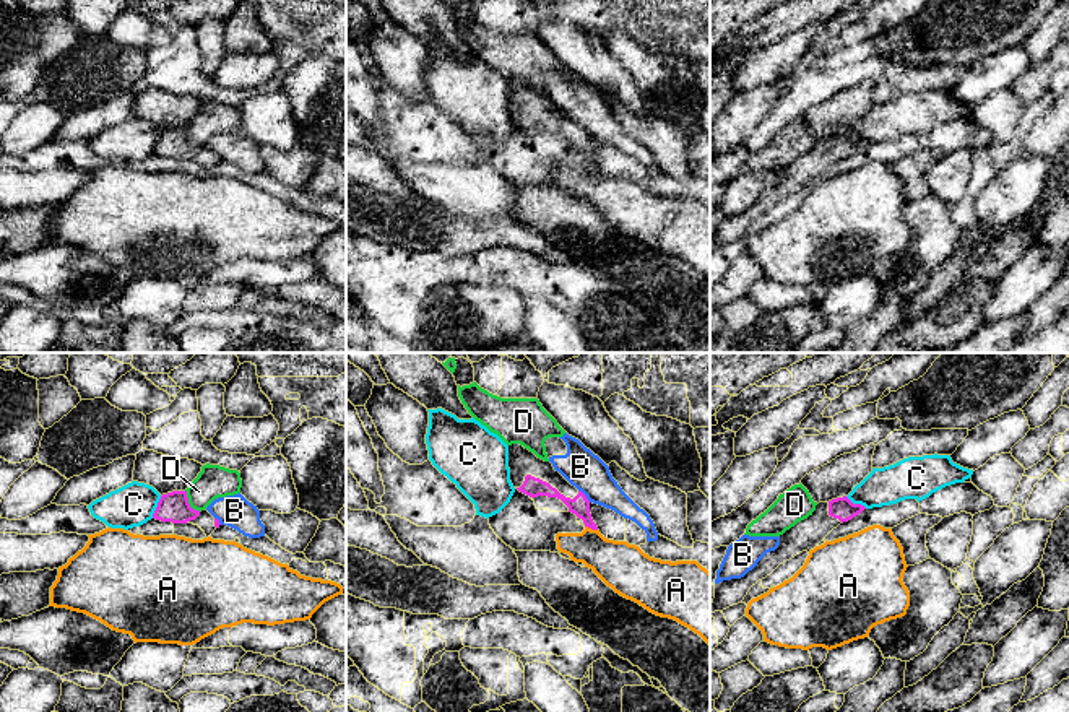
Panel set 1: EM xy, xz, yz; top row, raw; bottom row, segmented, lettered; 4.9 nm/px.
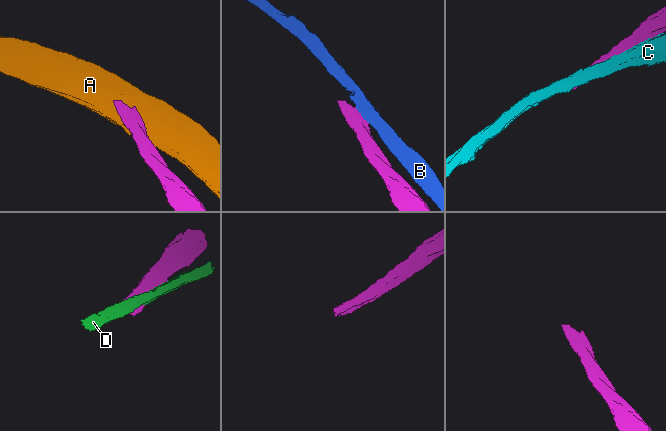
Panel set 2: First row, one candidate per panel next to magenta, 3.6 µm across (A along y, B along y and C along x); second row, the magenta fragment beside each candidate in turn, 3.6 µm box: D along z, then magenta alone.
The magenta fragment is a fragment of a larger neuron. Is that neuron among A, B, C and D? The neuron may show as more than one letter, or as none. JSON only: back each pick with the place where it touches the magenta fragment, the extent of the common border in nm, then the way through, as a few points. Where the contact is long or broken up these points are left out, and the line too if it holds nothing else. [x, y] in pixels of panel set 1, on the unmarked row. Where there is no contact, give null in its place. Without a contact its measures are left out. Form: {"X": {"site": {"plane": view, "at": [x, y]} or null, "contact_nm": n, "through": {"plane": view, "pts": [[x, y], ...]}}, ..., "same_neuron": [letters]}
{"same_neuron": []}

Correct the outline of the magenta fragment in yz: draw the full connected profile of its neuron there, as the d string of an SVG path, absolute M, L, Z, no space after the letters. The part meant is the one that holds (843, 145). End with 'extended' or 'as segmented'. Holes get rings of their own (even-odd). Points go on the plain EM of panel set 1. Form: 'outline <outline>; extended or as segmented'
outline M846 132L819 138L816 146L804 156L780 171L780 180L767 189L757 202L741 215L715 219L712 249L723 247L744 236L752 221L770 211L780 200L803 187L811 187L840 159L851 156L866 143L853 140Z; extended

